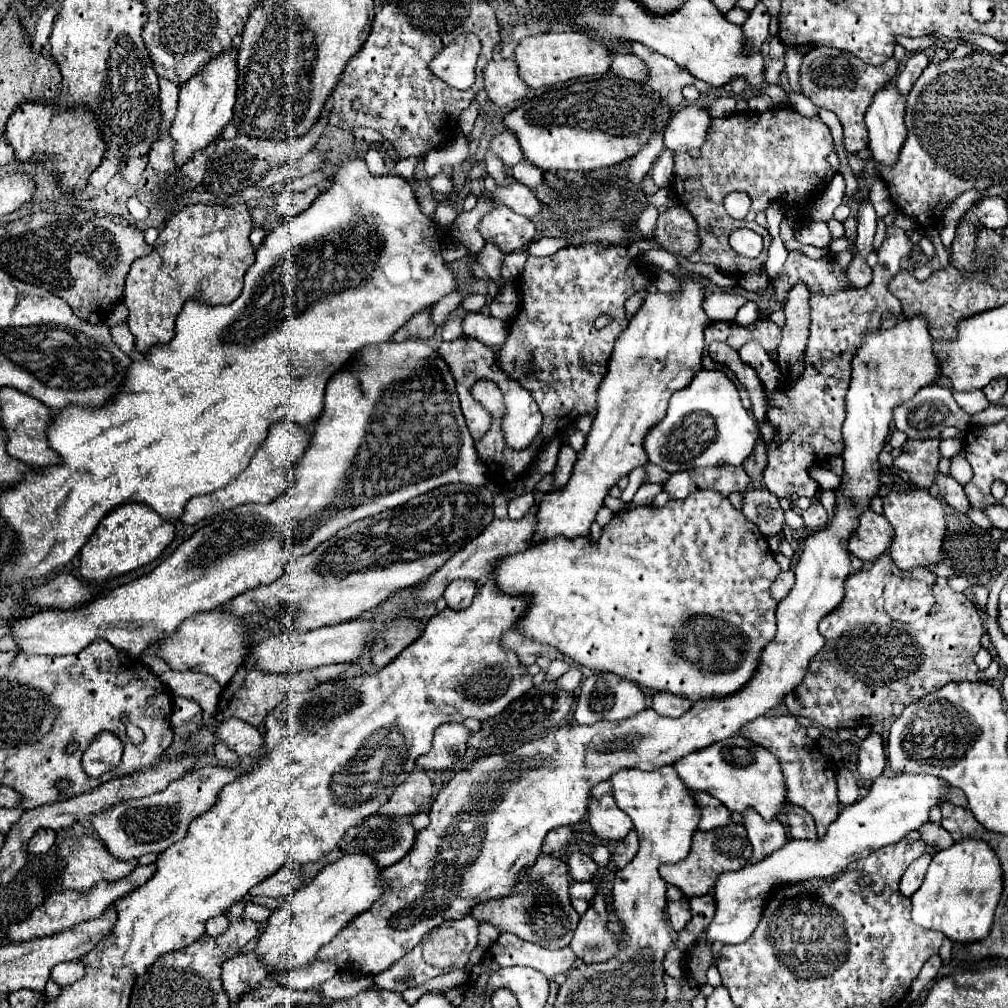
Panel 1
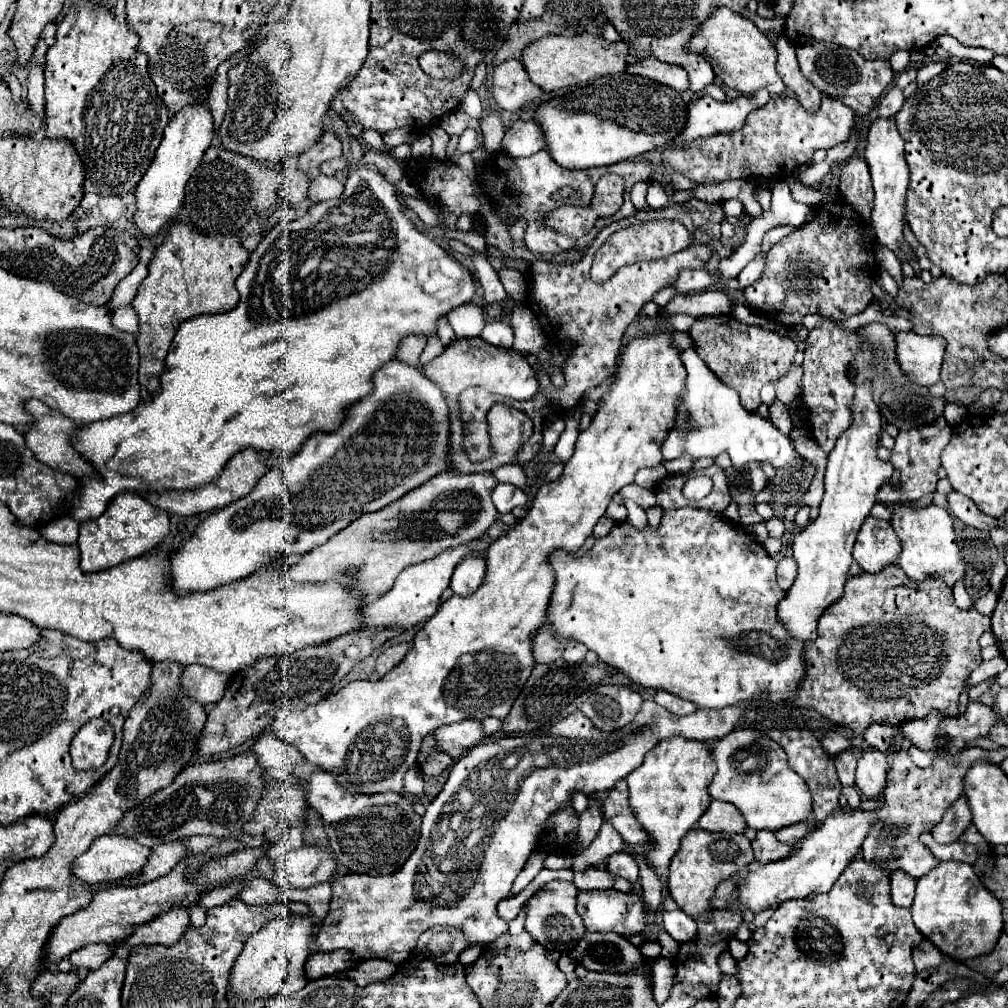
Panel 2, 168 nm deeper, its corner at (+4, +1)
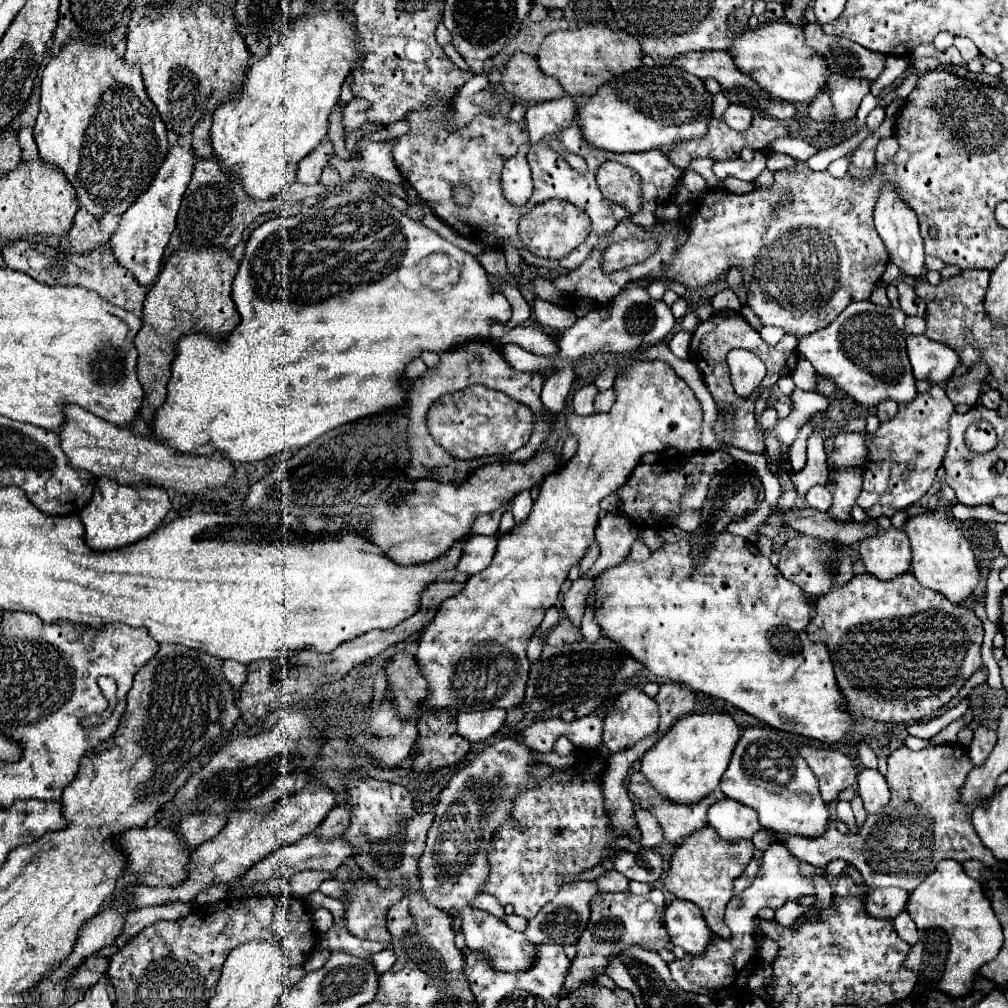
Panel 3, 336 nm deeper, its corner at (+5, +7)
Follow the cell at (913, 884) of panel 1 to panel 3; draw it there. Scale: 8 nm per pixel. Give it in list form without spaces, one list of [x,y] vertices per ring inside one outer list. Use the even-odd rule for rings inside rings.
[[[868,888],[864,894],[866,912],[874,918],[894,918],[904,910],[908,892],[896,888]]]

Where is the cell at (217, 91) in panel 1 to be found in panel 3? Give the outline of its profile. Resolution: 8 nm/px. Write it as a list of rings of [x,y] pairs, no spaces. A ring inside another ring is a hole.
[[[188,144],[170,148],[166,162],[160,166],[160,170],[158,170],[152,186],[148,188],[148,192],[144,192],[136,200],[136,204],[132,204],[122,214],[118,228],[110,236],[108,244],[110,244],[110,250],[116,258],[116,262],[120,266],[128,268],[142,286],[152,284],[156,280],[156,276],[160,274],[164,248],[170,240],[170,234],[174,232],[176,214],[178,214],[180,202],[182,202],[182,196],[184,196],[184,192],[190,184],[194,162],[196,162],[196,156],[194,156],[194,152]]]

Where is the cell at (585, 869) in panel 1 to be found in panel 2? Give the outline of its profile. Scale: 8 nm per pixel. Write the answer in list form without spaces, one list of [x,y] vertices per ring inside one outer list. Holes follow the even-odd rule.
[[[589,866],[583,872],[575,872],[573,884],[579,890],[605,890],[605,888],[613,886],[613,878],[607,872],[599,870],[595,866]]]

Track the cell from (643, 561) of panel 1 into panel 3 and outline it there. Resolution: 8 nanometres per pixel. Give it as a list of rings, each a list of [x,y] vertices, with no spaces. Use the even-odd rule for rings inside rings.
[[[724,532],[716,540],[716,544],[706,550],[706,566],[702,566],[698,570],[692,570],[692,558],[690,558],[688,542],[684,542],[684,540],[678,540],[674,544],[666,542],[660,550],[652,552],[652,556],[646,562],[636,562],[632,558],[626,558],[622,564],[604,570],[596,578],[594,586],[596,586],[596,610],[594,612],[596,612],[596,620],[598,620],[600,628],[604,630],[604,634],[608,638],[612,638],[614,642],[620,642],[620,646],[624,646],[654,676],[686,684],[692,690],[700,690],[700,692],[704,692],[708,696],[714,696],[714,698],[722,698],[722,700],[730,702],[732,706],[756,716],[766,726],[772,726],[772,728],[784,730],[784,732],[792,732],[792,734],[798,734],[802,738],[818,740],[822,744],[838,744],[838,742],[844,740],[844,736],[850,734],[850,730],[854,726],[854,718],[848,714],[846,698],[844,698],[844,694],[842,694],[842,690],[836,682],[836,674],[834,674],[834,666],[832,666],[828,648],[826,648],[824,642],[812,642],[806,634],[806,626],[810,622],[808,598],[800,590],[800,586],[796,586],[796,584],[788,582],[784,576],[780,576],[780,570],[776,566],[772,566],[770,560],[758,552],[756,544],[752,544],[744,538],[738,538],[730,532]]]

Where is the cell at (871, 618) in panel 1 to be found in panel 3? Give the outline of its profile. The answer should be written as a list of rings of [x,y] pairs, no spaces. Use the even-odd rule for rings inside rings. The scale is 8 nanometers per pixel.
[[[910,572],[900,574],[900,576],[896,576],[894,580],[888,580],[888,582],[878,580],[872,574],[858,574],[850,582],[846,582],[844,586],[834,586],[824,598],[816,600],[816,616],[810,620],[806,632],[814,642],[818,642],[818,640],[826,642],[826,646],[830,650],[830,656],[832,656],[832,662],[834,662],[836,680],[838,680],[838,686],[840,686],[842,694],[848,700],[850,714],[862,714],[862,716],[878,720],[878,722],[898,722],[900,724],[900,722],[916,722],[916,720],[928,718],[934,710],[940,710],[942,706],[950,704],[950,700],[956,698],[956,694],[960,692],[964,682],[982,666],[980,646],[982,646],[984,630],[982,630],[980,618],[970,608],[966,608],[964,604],[954,604],[948,598],[944,598],[942,594],[938,594],[934,590],[926,590],[924,586],[920,586],[920,582],[916,582],[914,574],[910,574]]]

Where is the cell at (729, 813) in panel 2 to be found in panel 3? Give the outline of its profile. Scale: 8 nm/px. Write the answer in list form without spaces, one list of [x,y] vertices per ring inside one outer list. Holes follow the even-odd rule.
[[[730,798],[716,802],[708,810],[708,822],[728,842],[736,842],[736,840],[744,840],[744,838],[750,840],[762,828],[758,822],[756,810],[752,810],[740,802],[734,802]]]

